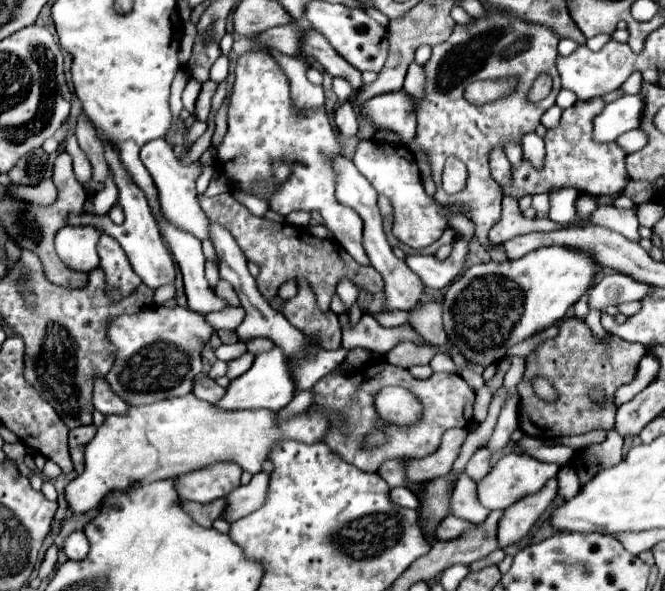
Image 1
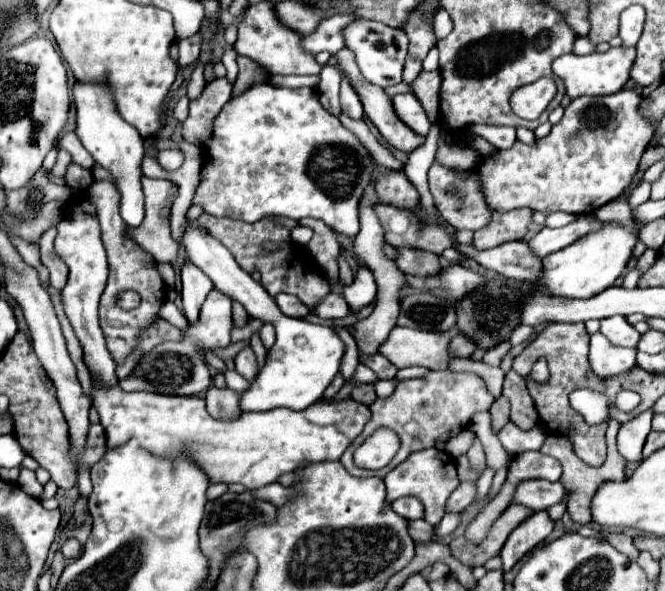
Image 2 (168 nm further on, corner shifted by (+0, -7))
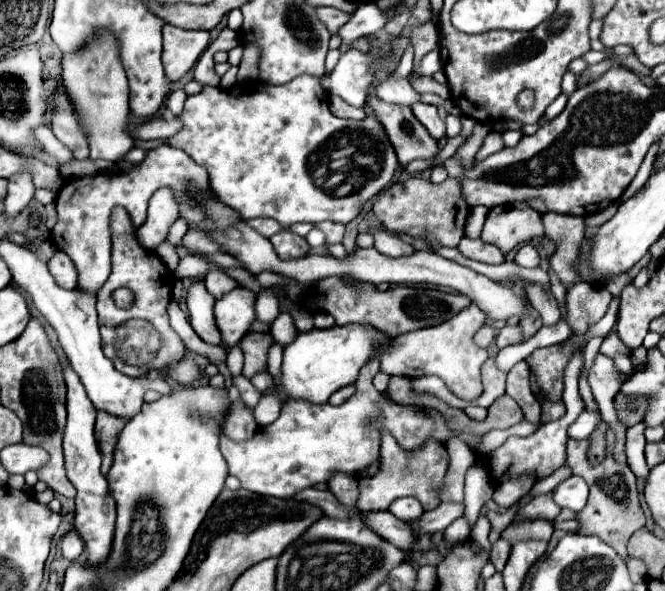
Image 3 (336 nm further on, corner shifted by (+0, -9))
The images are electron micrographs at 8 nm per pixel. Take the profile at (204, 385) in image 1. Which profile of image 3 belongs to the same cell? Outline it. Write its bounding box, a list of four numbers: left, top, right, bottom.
[223,401,257,441]

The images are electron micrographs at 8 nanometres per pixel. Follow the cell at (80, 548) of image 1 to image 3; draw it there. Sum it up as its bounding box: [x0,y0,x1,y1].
[61,531,85,561]

